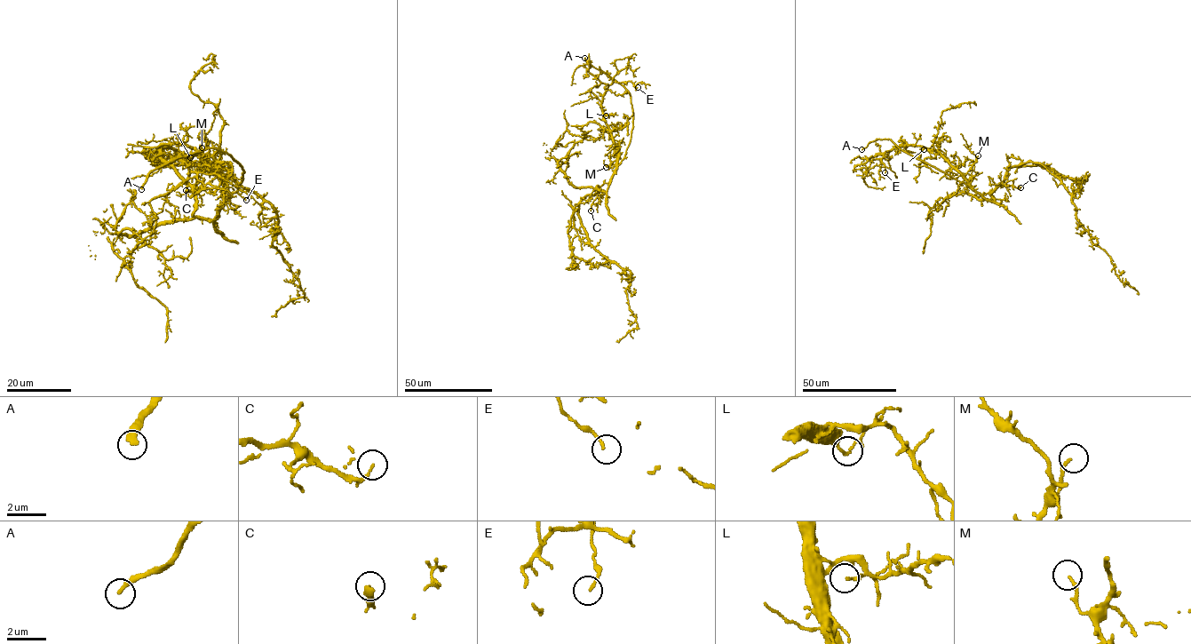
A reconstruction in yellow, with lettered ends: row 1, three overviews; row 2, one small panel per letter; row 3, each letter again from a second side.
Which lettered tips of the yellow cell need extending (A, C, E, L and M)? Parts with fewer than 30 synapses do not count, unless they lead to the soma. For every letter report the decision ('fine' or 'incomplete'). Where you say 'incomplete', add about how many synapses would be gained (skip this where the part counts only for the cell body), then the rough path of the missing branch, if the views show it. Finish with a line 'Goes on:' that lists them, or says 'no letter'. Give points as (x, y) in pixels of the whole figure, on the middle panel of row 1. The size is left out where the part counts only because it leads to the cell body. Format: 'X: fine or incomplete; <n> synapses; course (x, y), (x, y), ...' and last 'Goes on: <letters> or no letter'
A: incomplete; course (584, 58), (594, 51), (607, 51), (619, 40), (617, 38)
C: incomplete; 60 synapses
E: fine
L: fine
M: fine
Goes on: A, C

